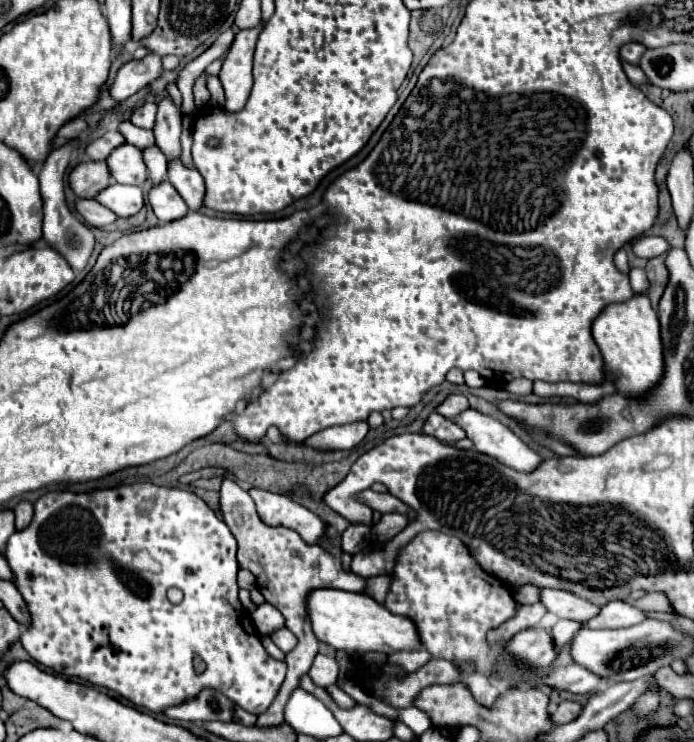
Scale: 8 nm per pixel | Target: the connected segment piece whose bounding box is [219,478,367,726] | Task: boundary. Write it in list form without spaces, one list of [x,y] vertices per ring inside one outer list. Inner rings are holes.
[[[225,478],[220,489],[220,509],[225,514],[225,524],[237,538],[239,550],[237,550],[237,560],[241,568],[247,568],[255,574],[257,578],[257,588],[269,600],[281,614],[285,616],[285,626],[299,638],[299,644],[285,654],[287,660],[287,678],[281,684],[273,704],[259,714],[257,726],[275,726],[283,722],[283,708],[287,698],[293,694],[295,688],[299,688],[301,676],[305,676],[313,664],[313,658],[317,656],[319,640],[311,630],[311,620],[307,612],[307,598],[313,590],[317,588],[339,588],[339,590],[351,590],[351,592],[363,592],[367,588],[367,578],[345,570],[341,562],[337,562],[325,548],[317,544],[307,544],[303,538],[289,528],[271,528],[261,522],[255,502],[247,491],[243,490],[237,483],[229,478]],[[321,556],[325,556],[325,562],[321,562]]]

